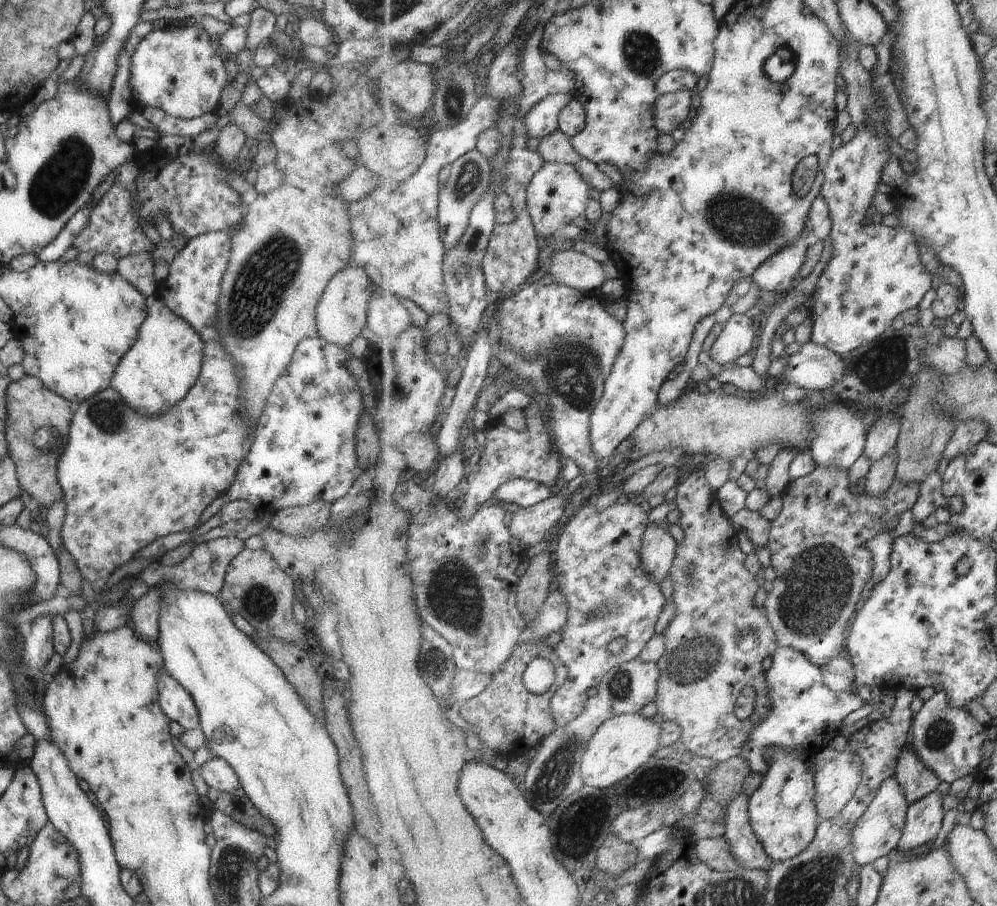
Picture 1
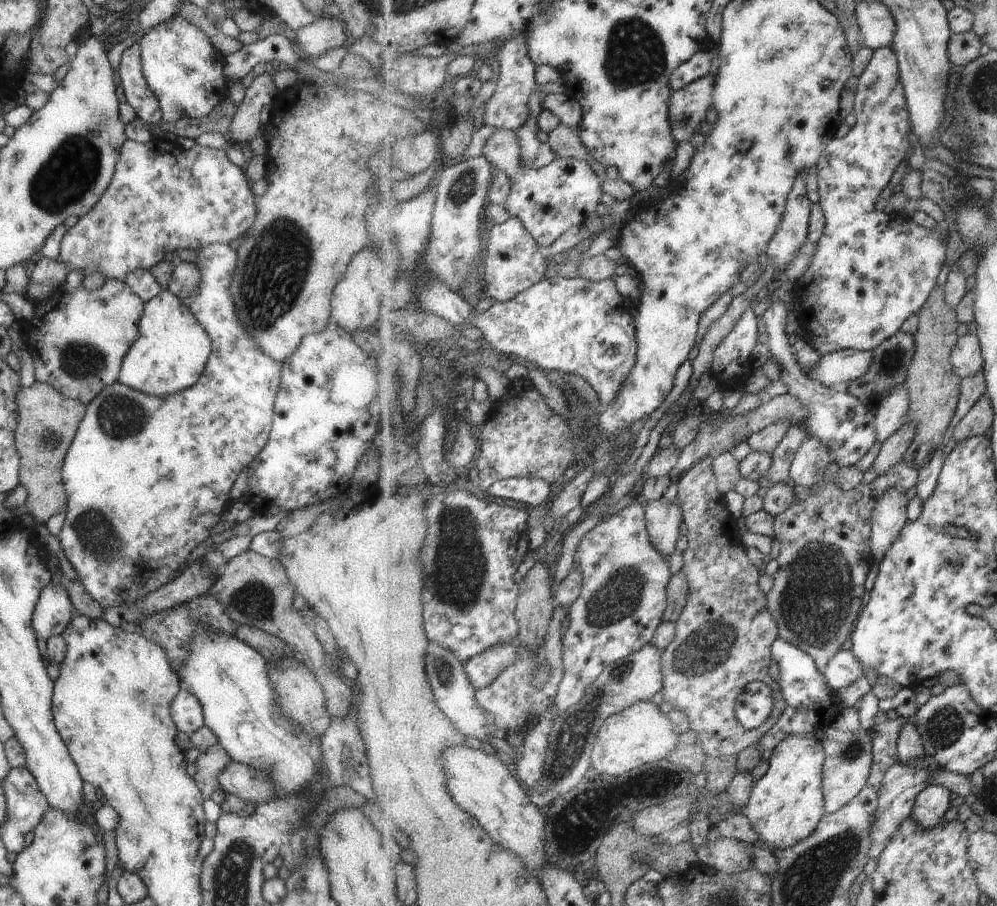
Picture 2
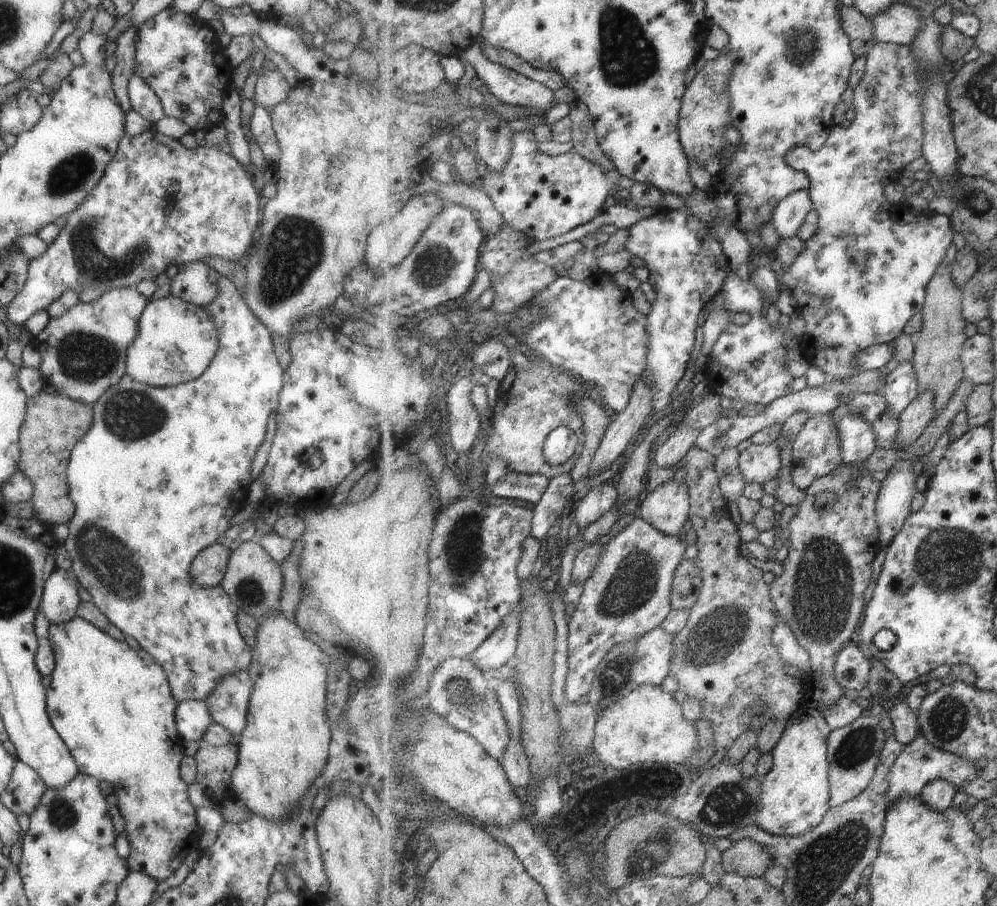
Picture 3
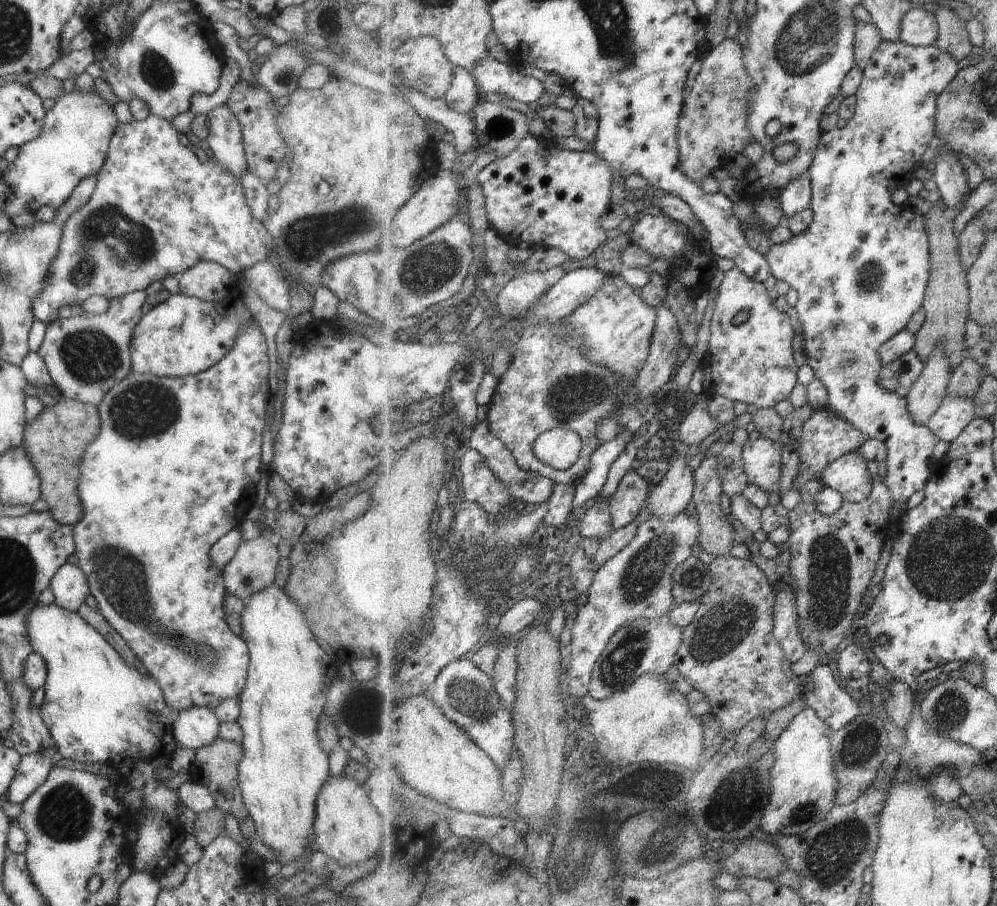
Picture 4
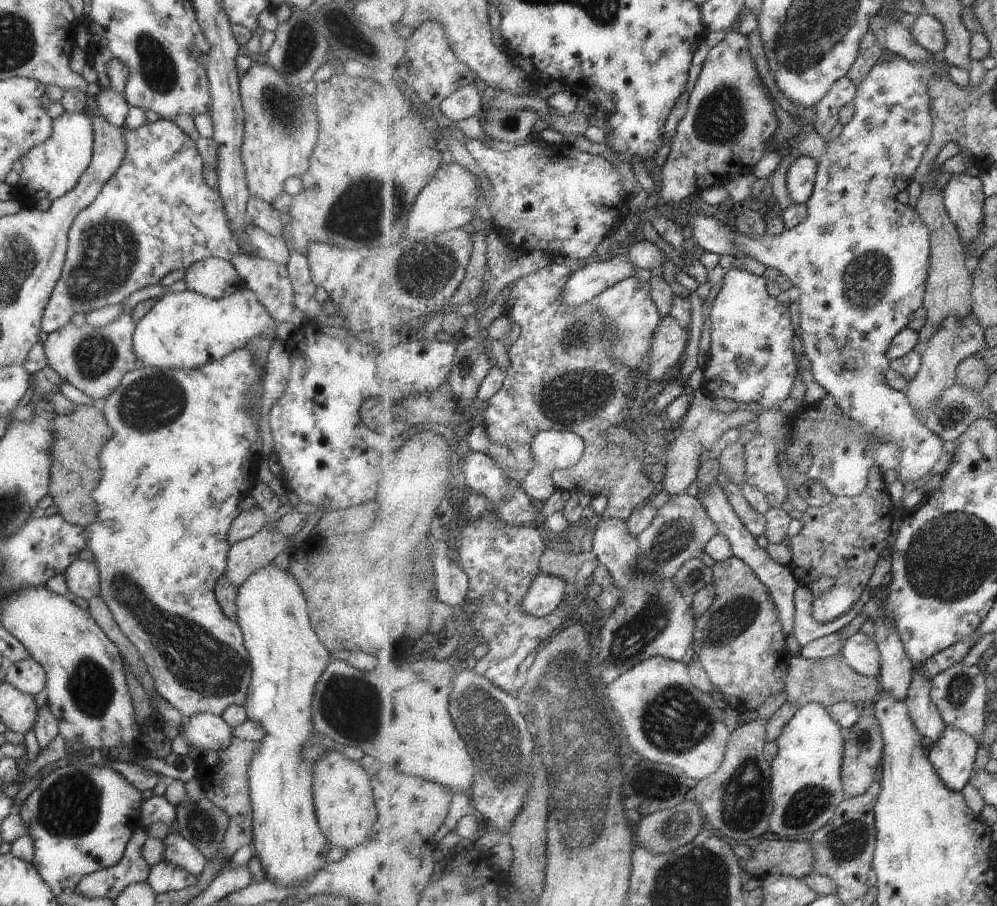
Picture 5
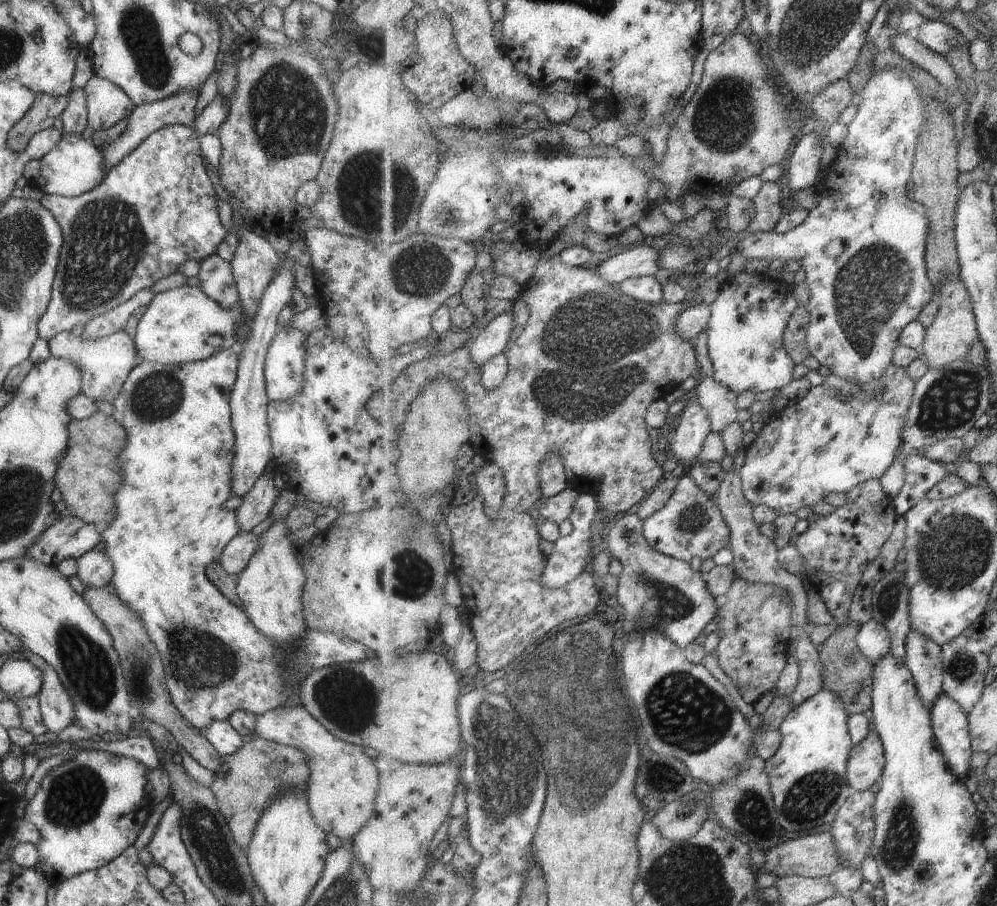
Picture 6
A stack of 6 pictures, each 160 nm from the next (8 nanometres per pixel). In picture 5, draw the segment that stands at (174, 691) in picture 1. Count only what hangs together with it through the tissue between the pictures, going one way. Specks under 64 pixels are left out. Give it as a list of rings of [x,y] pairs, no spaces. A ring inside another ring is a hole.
[[[197,713],[183,719],[180,732],[170,741],[170,748],[179,756],[187,755],[189,749],[218,751],[232,738],[232,728],[219,715]]]

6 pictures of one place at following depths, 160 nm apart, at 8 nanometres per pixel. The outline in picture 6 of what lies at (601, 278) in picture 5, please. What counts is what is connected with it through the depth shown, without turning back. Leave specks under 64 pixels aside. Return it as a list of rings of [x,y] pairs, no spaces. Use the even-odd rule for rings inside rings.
[[[645,242],[609,257],[597,266],[600,275],[614,285],[620,285],[631,277],[657,276],[661,271],[664,272],[660,265],[660,250]]]

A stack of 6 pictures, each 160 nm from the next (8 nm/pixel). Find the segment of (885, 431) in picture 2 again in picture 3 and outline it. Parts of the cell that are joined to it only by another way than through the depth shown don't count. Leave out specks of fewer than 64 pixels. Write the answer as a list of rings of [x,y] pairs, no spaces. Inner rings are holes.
[[[913,361],[903,362],[899,368],[895,368],[885,376],[884,398],[887,400],[889,412],[899,418],[917,398],[919,384],[915,376]]]

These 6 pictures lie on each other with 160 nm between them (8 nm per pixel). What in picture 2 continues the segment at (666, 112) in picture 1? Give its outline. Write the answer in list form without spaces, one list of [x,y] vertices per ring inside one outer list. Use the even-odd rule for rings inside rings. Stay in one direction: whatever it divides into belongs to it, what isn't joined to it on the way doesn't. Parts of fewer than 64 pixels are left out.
[[[708,75],[682,90],[672,92],[669,100],[669,122],[672,124],[676,143],[693,138],[693,134],[704,132],[707,112],[713,107],[713,94],[716,93],[716,78]]]

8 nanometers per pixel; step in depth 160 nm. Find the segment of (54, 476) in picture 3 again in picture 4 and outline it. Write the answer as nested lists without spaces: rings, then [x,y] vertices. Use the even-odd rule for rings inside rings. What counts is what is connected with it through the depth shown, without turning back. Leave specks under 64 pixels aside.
[[[62,398],[53,406],[43,407],[37,418],[23,427],[21,445],[40,478],[40,498],[47,503],[48,511],[59,524],[73,526],[81,518],[82,504],[76,489],[79,467],[85,447],[95,438],[99,425],[99,413],[92,404]]]

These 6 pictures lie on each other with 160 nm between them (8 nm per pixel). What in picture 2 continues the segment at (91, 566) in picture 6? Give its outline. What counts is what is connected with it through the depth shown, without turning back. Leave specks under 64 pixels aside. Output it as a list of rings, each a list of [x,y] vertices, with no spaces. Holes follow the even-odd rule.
[[[50,582],[41,590],[32,613],[31,628],[36,640],[62,633],[72,618],[72,606],[64,586]]]

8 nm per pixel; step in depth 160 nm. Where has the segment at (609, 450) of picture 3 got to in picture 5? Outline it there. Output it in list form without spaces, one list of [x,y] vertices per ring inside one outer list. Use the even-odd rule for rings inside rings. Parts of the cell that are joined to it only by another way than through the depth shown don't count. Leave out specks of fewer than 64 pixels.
[[[671,315],[662,317],[653,336],[652,350],[647,359],[647,378],[657,382],[665,381],[670,368],[677,362],[682,362],[689,338],[689,328],[683,328]]]

